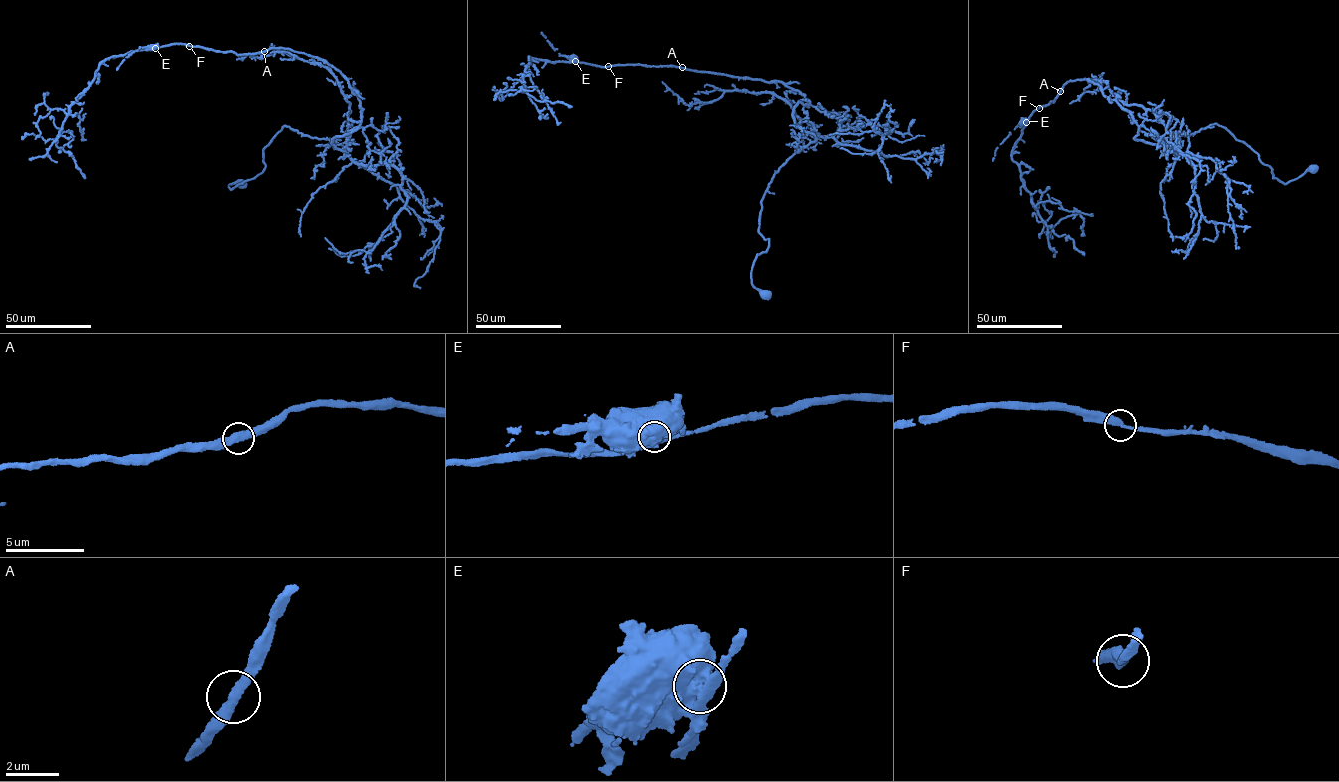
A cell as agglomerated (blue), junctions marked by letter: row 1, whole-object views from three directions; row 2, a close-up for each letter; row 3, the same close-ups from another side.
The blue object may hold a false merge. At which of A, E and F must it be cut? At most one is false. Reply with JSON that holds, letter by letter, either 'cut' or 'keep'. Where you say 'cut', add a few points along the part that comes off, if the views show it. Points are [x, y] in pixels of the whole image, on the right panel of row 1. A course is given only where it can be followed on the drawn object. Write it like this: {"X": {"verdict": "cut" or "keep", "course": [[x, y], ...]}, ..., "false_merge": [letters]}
{"A": {"verdict": "keep"}, "E": {"verdict": "cut", "course": [[1026, 121], [1016, 127], [1000, 144], [992, 161]]}, "F": {"verdict": "keep"}, "false_merge": ["E"]}

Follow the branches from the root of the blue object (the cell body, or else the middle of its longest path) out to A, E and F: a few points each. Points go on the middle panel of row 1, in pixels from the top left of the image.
A: (766, 293), (751, 278), (768, 245), (761, 202), (816, 139), (793, 116), (810, 102), (779, 81), (682, 67)
E: (766, 293), (751, 278), (768, 245), (761, 202), (816, 139), (793, 116), (809, 101), (779, 81), (576, 61)
F: (766, 293), (751, 278), (768, 245), (761, 202), (816, 139), (793, 116), (809, 101), (779, 81), (609, 66)

